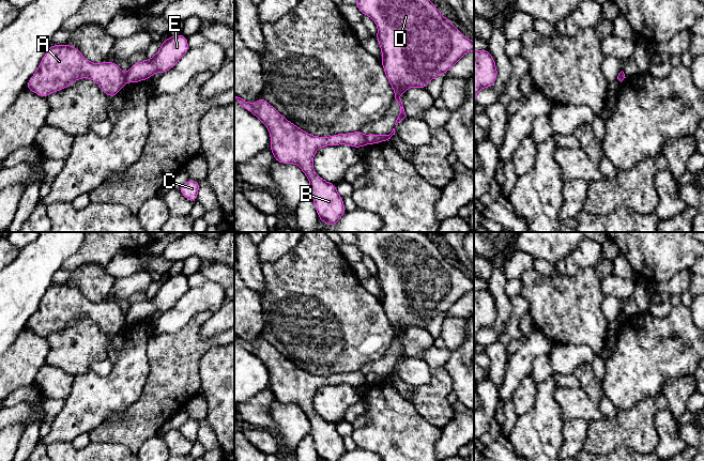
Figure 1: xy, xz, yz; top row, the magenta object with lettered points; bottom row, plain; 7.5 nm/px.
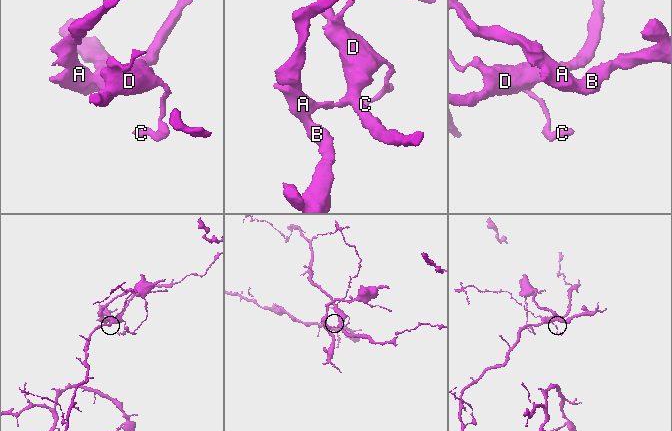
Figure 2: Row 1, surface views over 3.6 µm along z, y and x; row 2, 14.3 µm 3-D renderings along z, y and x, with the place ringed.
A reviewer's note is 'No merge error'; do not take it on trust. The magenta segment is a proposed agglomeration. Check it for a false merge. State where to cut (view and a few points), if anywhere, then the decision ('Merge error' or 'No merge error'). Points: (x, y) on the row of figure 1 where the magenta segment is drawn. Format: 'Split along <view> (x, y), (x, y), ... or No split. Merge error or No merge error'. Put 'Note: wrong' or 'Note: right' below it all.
Split along xz (365, 136), (367, 143). Merge error
Note: wrong

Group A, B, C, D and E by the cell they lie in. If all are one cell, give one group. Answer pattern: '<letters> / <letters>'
A B / C D E

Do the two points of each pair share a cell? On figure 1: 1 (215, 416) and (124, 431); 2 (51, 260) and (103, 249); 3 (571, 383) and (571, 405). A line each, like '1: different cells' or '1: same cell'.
1: different cells
2: different cells
3: different cells

